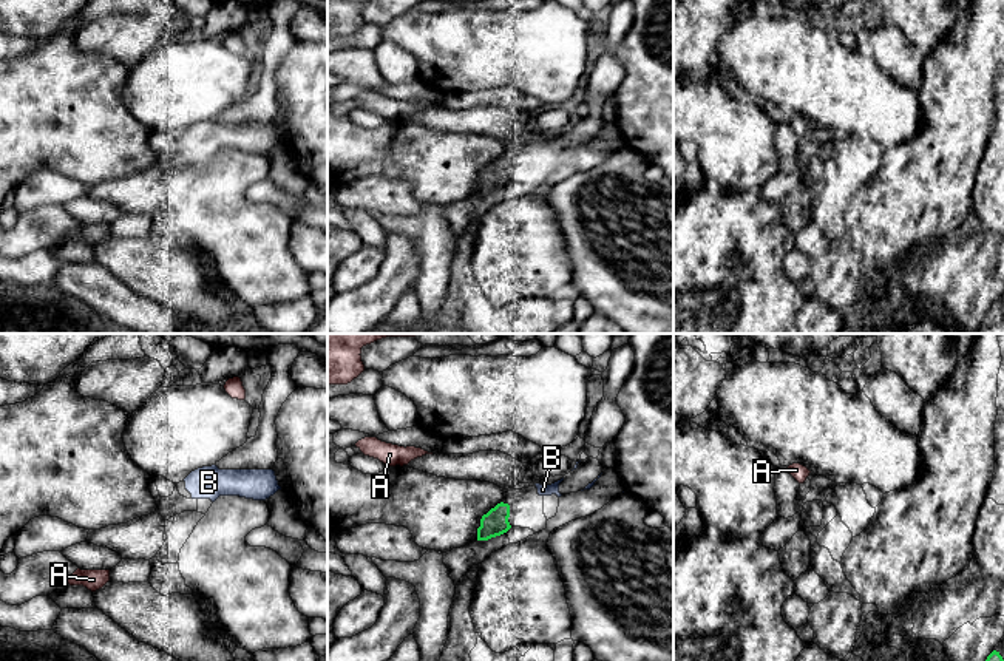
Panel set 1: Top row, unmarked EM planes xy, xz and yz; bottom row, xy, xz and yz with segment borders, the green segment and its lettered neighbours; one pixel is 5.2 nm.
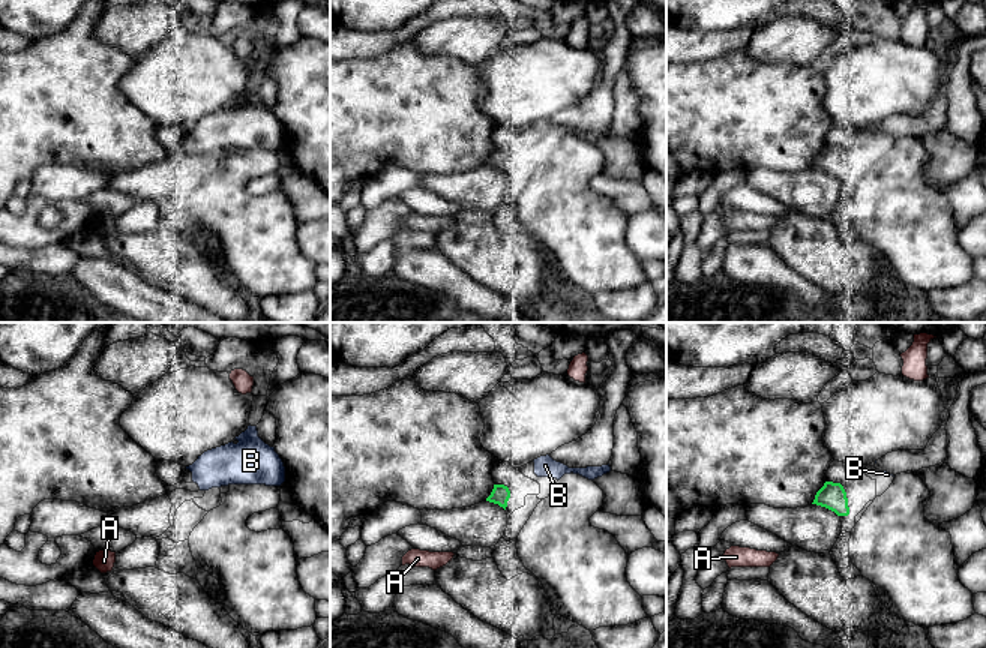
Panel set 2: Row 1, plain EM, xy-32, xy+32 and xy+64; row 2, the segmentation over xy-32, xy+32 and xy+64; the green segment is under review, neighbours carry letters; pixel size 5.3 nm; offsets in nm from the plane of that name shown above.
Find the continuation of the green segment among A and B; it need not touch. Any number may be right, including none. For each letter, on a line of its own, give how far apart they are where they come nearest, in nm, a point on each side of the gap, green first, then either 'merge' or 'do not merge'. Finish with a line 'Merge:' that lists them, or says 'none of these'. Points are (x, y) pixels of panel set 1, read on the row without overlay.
A: 420 nm apart; from green across xz (484, 169), (431, 107); do not merge
B: 160 nm apart; from green across xz (508, 159), (538, 147); merge
Merge: B

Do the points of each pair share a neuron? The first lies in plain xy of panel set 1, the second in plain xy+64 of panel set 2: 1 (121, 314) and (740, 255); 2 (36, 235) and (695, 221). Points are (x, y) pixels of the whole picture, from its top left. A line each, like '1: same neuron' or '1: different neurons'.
1: same neuron
2: different neurons

